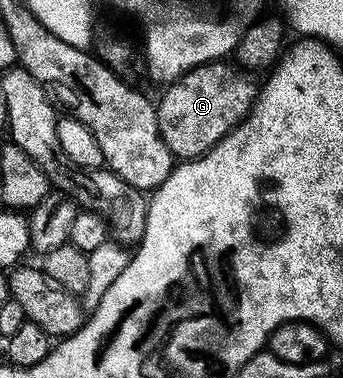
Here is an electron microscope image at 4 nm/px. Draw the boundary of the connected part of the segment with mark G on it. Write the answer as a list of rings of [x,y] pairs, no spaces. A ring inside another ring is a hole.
[[[213,62],[182,73],[161,91],[160,100],[155,101],[158,130],[177,161],[204,156],[246,119],[258,95],[258,84],[251,79],[255,80],[235,63]]]

